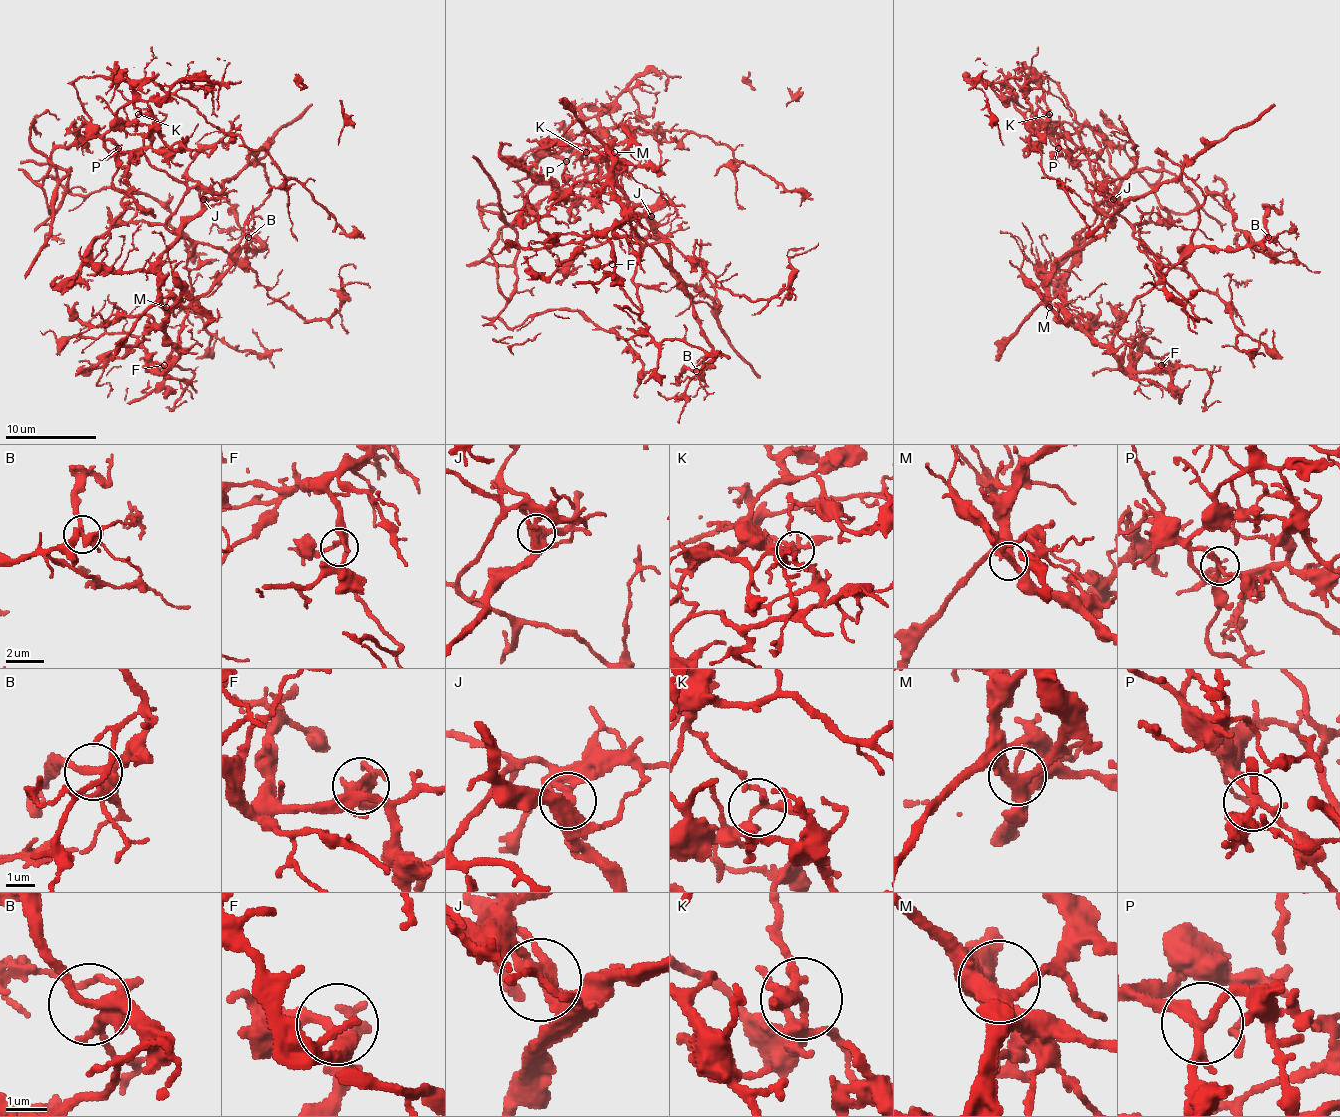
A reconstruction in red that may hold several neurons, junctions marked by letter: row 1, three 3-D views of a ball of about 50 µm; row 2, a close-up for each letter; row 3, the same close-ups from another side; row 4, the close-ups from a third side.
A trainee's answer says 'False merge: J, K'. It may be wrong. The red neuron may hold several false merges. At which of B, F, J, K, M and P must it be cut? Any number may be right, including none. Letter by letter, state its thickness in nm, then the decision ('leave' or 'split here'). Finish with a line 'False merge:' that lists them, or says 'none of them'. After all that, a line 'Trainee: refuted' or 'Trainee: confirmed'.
B: 240 nm thick; leave
F: 280 nm thick; leave
J: 360 nm thick; split here
K: 240 nm thick; split here
M: 340 nm thick; leave
P: 200 nm thick; leave
False merge: J, K
Trainee: confirmed

